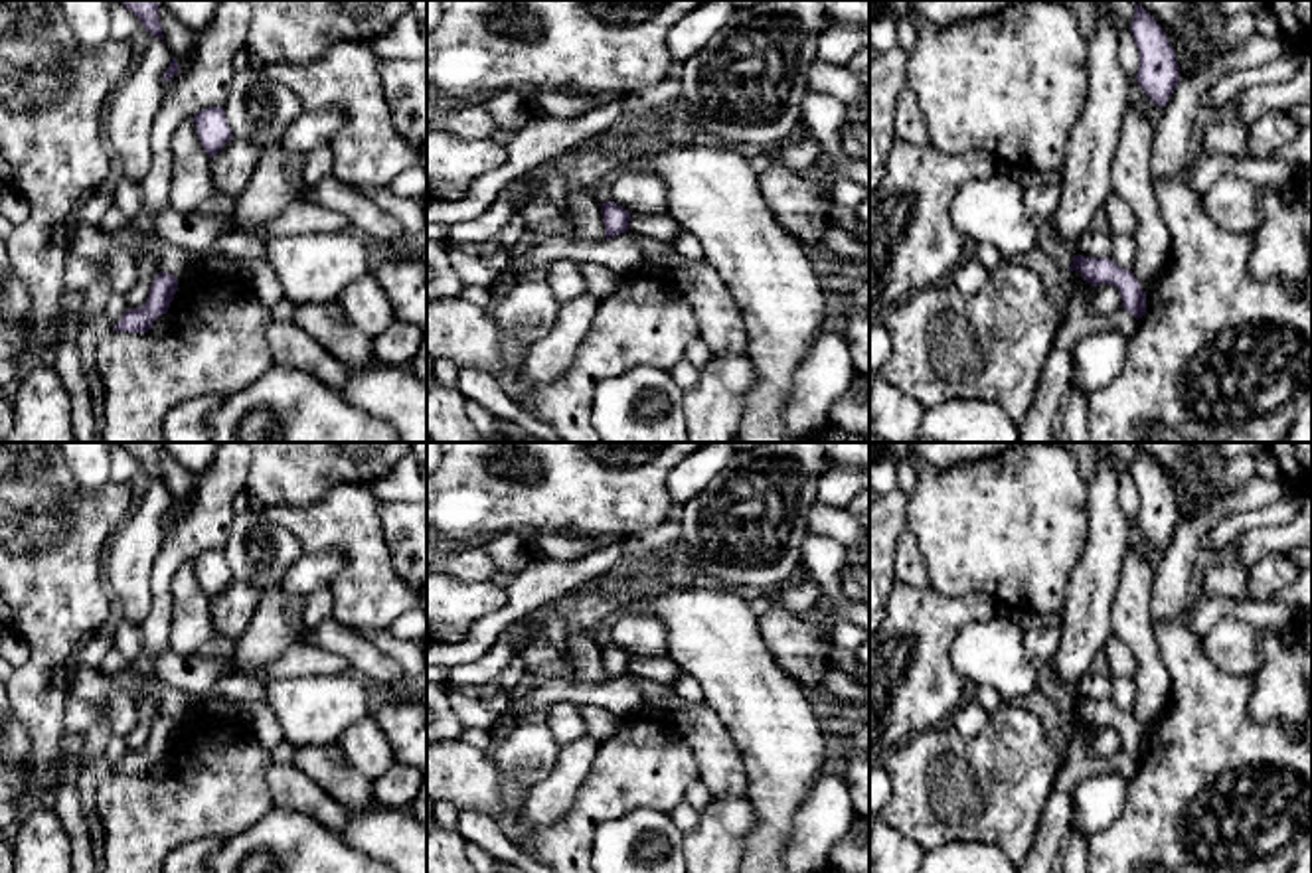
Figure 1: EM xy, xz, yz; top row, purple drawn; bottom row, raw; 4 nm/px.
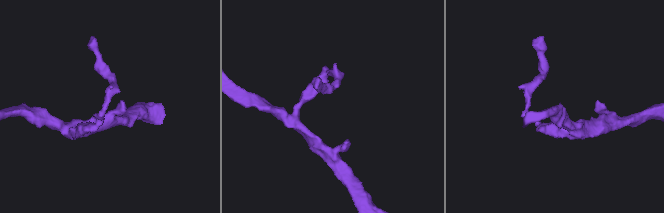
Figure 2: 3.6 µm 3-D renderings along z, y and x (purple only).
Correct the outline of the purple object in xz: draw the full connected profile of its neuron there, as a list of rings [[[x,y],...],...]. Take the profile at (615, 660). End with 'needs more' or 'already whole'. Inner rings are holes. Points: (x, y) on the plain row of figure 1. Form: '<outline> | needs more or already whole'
[[[615,644],[601,646],[603,666],[605,666],[605,679],[616,679],[628,674],[630,654]]] | already whole

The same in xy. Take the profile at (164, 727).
[[[160,713],[152,723],[146,745],[140,751],[126,751],[113,772],[128,776],[148,774],[152,764],[168,754],[176,733],[178,721],[166,713]]] | already whole

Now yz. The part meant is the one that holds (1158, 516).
[[[1136,444],[1130,476],[1140,500],[1136,525],[1152,545],[1164,549],[1180,525],[1174,490],[1162,468]]] | already whole

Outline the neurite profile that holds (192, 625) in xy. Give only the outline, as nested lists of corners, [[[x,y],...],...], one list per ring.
[[[192,561],[180,565],[170,583],[170,593],[174,598],[170,648],[180,656],[194,656],[215,638],[215,624],[209,598],[200,587]]]

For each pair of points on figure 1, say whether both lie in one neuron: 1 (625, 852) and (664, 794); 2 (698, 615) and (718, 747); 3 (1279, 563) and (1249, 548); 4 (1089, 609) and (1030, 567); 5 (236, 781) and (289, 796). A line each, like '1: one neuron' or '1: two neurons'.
1: two neurons
2: two neurons
3: two neurons
4: two neurons
5: two neurons

